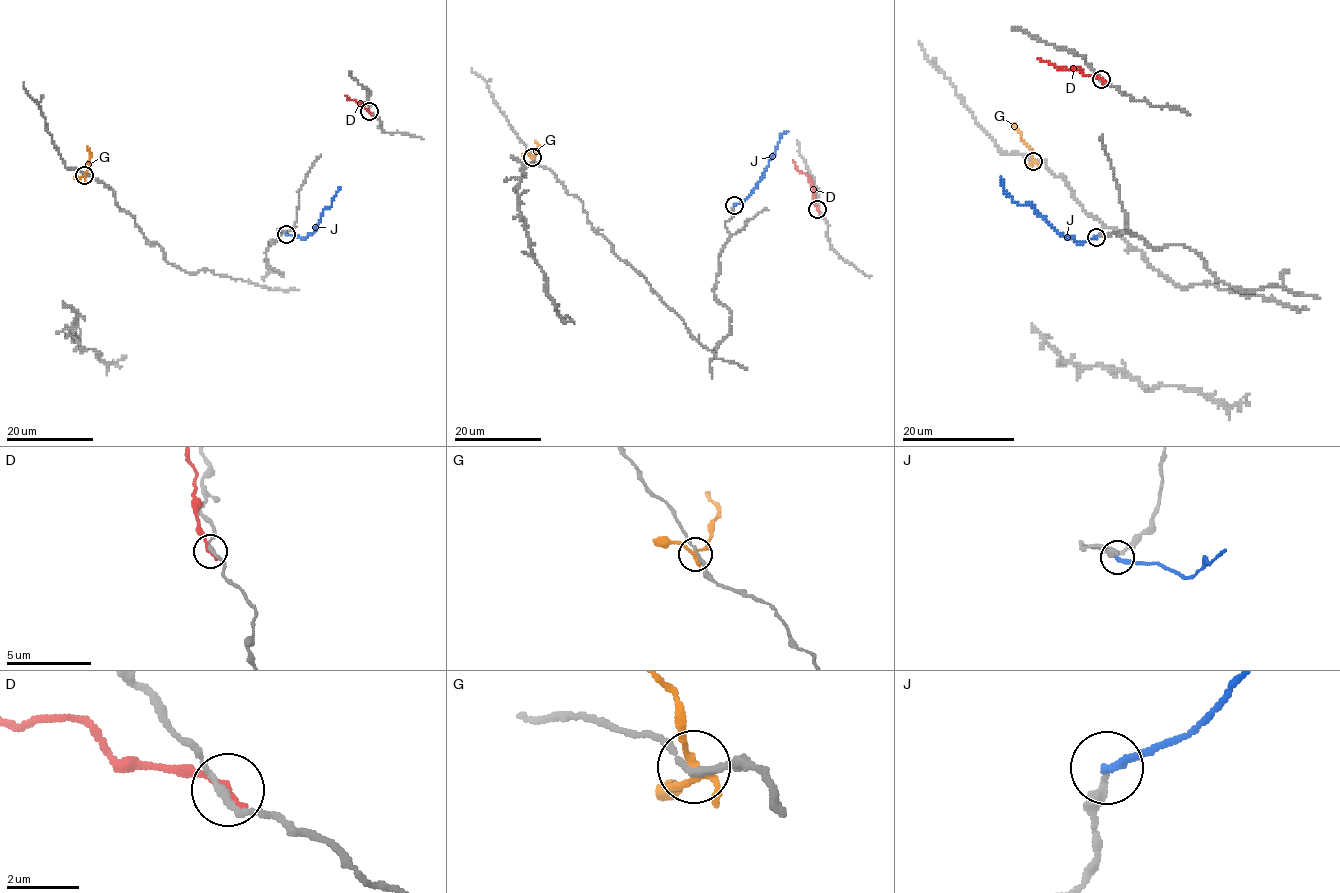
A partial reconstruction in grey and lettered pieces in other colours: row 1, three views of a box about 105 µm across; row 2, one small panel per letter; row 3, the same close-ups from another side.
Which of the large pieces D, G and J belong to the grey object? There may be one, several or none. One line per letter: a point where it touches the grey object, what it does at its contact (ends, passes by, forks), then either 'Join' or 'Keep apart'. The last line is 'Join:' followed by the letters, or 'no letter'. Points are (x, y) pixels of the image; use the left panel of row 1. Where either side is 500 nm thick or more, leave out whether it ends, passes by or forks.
D: Touches grey at (369, 111). It ends there. Keep apart
G: Touches grey at (84, 175). It forks there. Keep apart
J: Touches grey at (286, 234). It ends there. Join
Join: J

